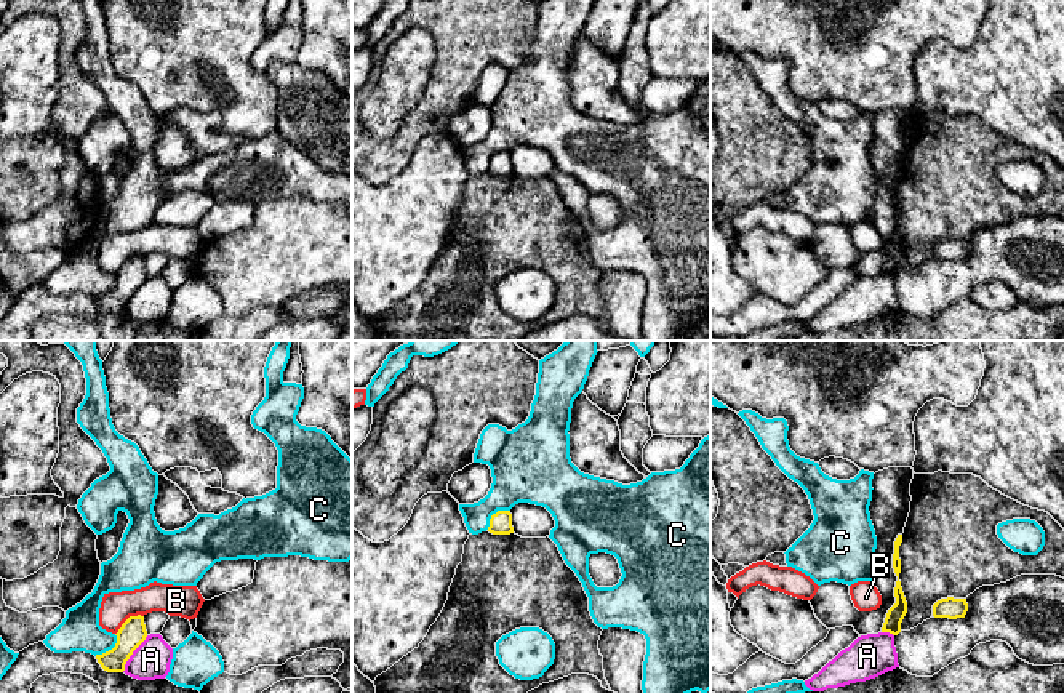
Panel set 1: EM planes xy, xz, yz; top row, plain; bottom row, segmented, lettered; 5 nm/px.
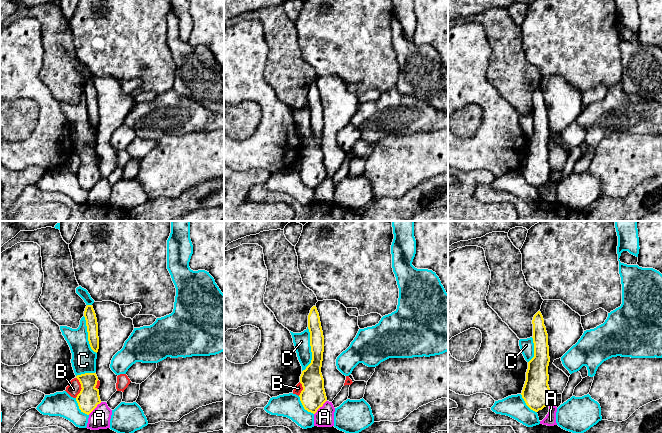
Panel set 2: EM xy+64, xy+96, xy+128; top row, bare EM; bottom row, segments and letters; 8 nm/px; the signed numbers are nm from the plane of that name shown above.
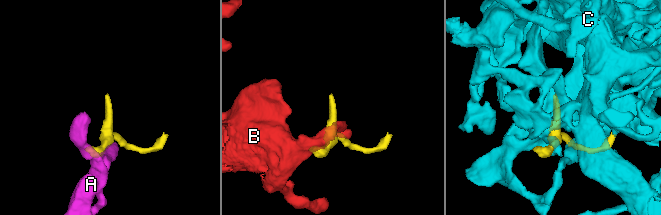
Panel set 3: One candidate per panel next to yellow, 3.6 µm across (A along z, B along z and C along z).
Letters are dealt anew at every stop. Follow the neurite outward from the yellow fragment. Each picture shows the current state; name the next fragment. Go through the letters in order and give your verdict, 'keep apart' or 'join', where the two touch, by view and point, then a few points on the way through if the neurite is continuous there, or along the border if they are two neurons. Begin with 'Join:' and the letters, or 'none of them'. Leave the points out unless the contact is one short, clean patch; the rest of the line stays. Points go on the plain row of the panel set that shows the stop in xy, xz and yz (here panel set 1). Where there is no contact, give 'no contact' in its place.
Join: C
A: keep apart | xy (132, 295) | along xy (148, 277), (122, 312)
B: keep apart | xy (127, 261)
C: join | xz (493, 156)

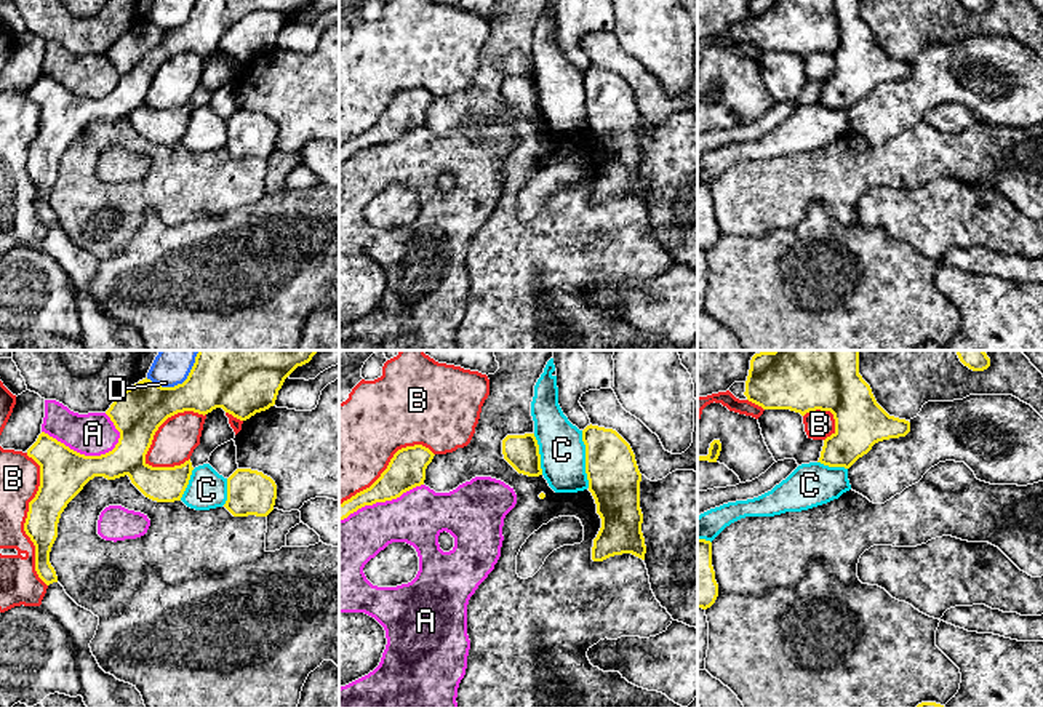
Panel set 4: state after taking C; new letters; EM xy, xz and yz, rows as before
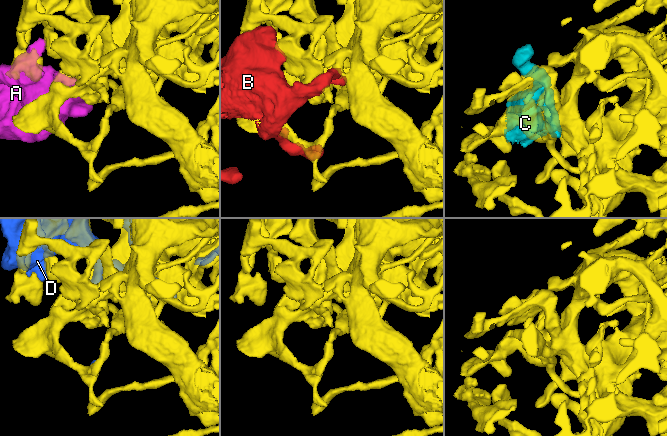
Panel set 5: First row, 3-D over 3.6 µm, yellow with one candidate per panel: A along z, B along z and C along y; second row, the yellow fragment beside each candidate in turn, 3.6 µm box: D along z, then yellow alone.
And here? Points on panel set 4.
Join: none of them
A: keep apart | xy (83, 96)
B: keep apart | xy (26, 162)
C: keep apart | xz (586, 101)
D: keep apart | xy (175, 27)

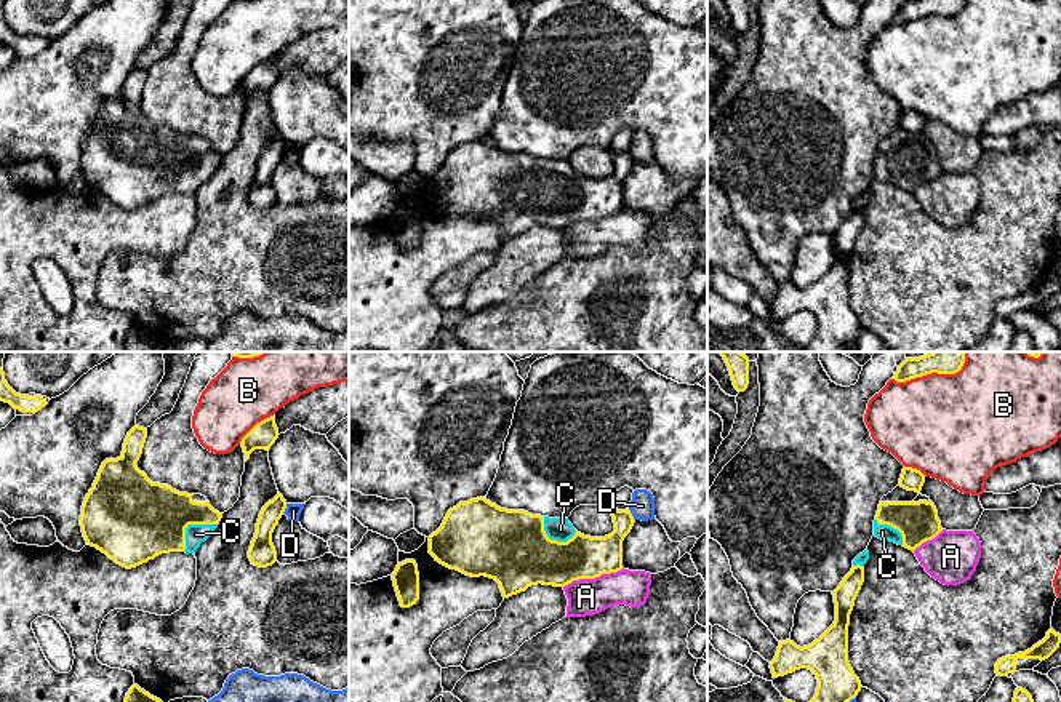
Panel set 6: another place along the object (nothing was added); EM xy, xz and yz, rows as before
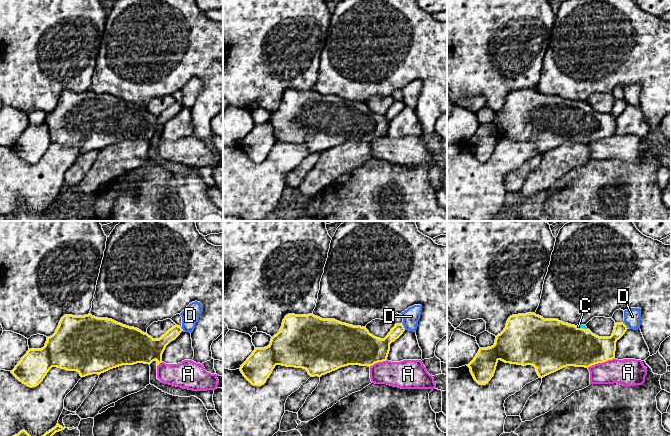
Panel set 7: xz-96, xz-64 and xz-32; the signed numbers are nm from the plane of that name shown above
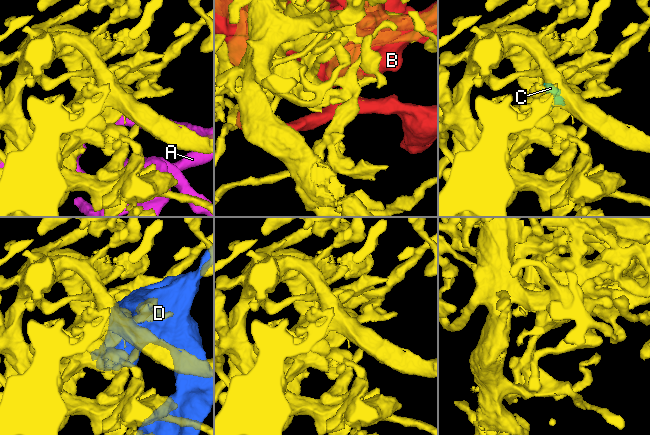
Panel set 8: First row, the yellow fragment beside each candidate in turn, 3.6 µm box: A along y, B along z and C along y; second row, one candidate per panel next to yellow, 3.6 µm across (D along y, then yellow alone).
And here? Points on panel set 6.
Join: C
A: keep apart | xz (592, 219)
B: keep apart | xy (255, 67)
C: join | xy (189, 165)
D: keep apart | xz (631, 157)

